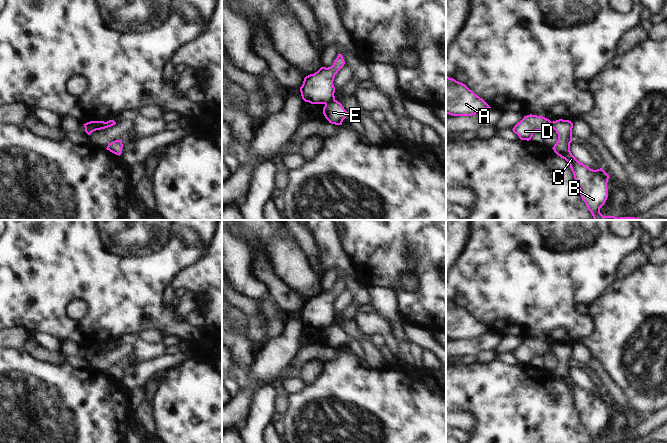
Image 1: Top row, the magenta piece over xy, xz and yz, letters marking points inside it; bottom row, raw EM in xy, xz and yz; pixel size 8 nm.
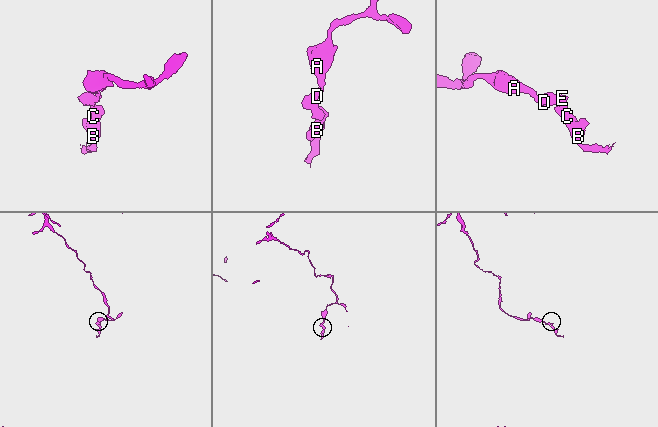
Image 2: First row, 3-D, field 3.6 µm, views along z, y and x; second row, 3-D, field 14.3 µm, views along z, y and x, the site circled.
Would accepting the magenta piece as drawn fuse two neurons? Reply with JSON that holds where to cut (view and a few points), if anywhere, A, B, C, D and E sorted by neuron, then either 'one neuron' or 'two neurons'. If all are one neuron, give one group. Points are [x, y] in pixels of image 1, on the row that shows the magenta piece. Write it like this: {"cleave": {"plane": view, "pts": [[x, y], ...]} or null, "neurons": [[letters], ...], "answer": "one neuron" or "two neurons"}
{"cleave": {"plane": "xz", "pts": [[334, 99], [325, 104]]}, "neurons": [["A", "D"], ["B", "C", "E"]], "answer": "two neurons"}

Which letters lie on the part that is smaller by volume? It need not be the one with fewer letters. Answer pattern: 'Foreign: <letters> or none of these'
Foreign: B, C, E

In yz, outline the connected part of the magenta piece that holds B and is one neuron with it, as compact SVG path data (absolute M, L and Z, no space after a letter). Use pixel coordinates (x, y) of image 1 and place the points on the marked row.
M563 119L553 121L552 128L558 134L558 140L552 149L569 163L581 198L594 220L641 220L635 217L603 216L600 213L600 208L608 198L607 183L610 178L609 175L602 168L590 169L572 155L570 143L572 142L573 123L571 121Z

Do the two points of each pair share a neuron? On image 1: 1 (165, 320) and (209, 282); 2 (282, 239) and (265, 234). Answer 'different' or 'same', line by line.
1: different
2: different

